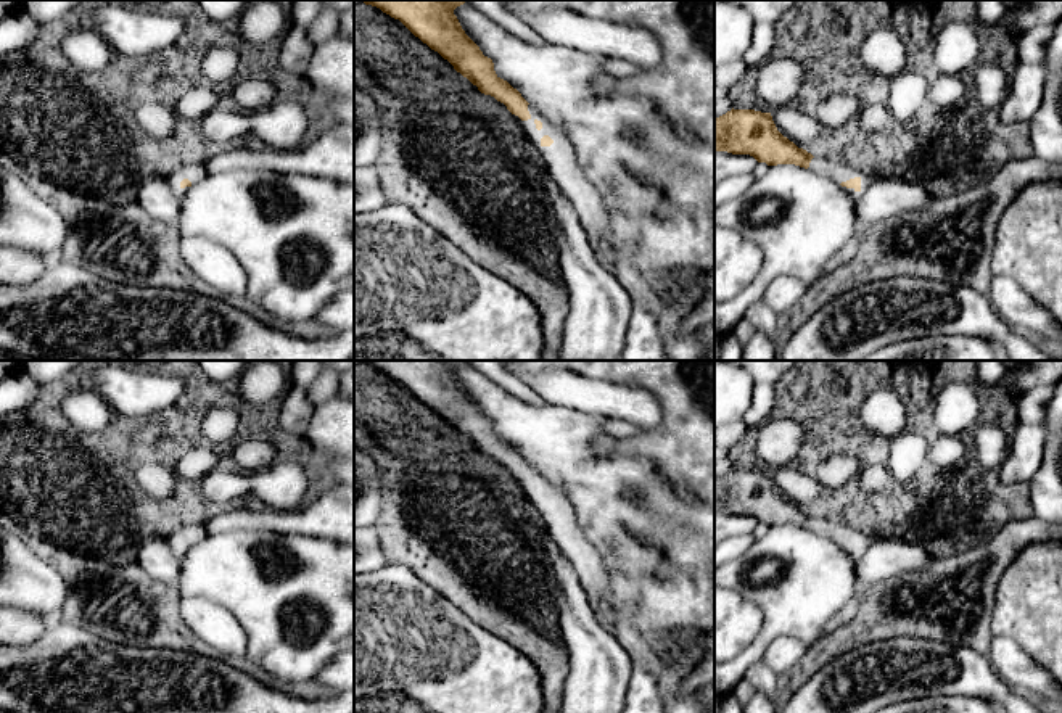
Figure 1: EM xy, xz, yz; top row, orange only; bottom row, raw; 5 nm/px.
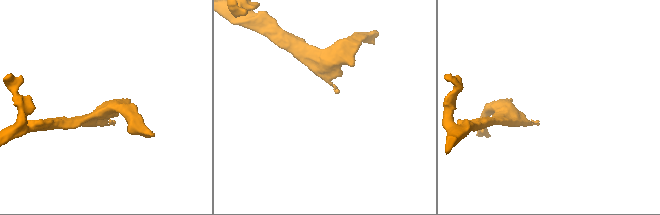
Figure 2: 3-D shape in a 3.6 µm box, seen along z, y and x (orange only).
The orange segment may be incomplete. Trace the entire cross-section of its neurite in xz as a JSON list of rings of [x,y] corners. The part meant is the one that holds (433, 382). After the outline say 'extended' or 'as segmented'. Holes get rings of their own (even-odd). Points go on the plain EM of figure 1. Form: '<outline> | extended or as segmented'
[[[360,361],[399,380],[415,398],[447,420],[484,455],[504,464],[541,513],[550,536],[574,568],[594,608],[600,599],[611,615],[616,602],[610,575],[597,547],[587,539],[573,505],[521,454],[494,431],[491,418],[465,394],[454,370],[465,361]]] | extended

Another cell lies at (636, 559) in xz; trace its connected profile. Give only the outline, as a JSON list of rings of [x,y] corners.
[[[626,538],[615,546],[620,570],[628,578],[644,578],[657,571],[665,562],[665,554],[657,547],[644,544],[640,539]]]

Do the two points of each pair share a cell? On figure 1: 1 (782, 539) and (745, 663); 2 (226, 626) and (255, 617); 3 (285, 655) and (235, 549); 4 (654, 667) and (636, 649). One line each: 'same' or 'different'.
1: same
2: different
3: same
4: same

